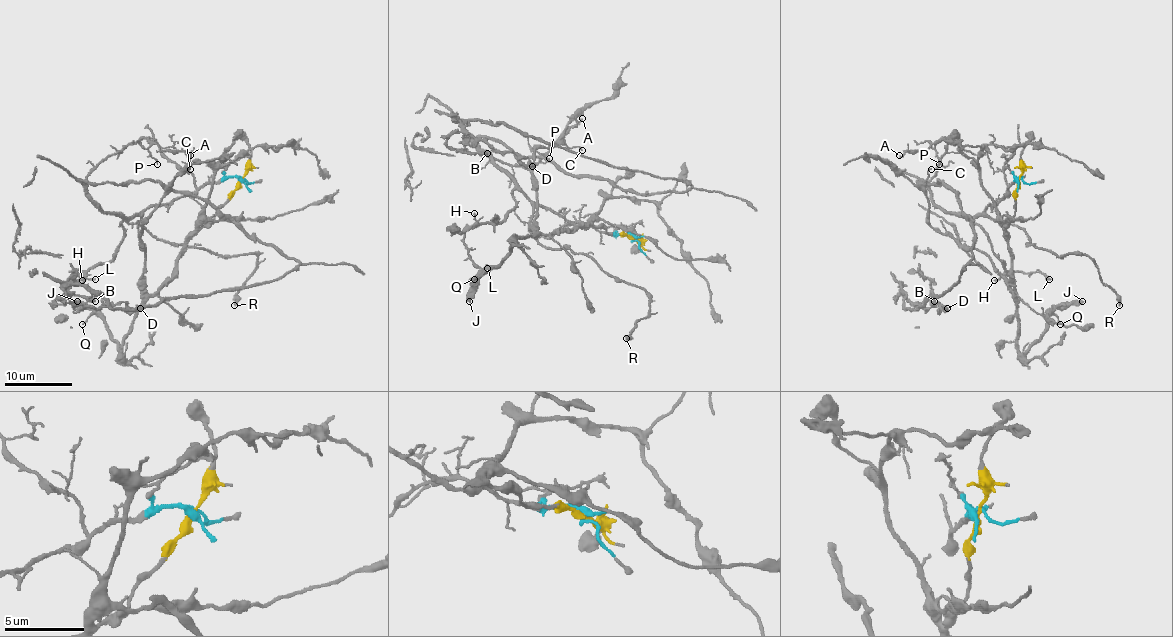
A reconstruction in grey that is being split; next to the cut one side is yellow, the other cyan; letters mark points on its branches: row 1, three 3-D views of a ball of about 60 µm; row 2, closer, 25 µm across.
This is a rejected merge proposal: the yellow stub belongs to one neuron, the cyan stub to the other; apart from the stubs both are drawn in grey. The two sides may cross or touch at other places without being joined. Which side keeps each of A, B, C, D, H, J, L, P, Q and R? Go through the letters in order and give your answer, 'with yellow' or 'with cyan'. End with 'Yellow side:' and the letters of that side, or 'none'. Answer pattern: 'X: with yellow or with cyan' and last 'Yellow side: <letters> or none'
A: with cyan
B: with cyan
C: with yellow
D: with cyan
H: with cyan
J: with yellow
L: with cyan
P: with cyan
Q: with yellow
R: with cyan
Yellow side: C, J, Q

